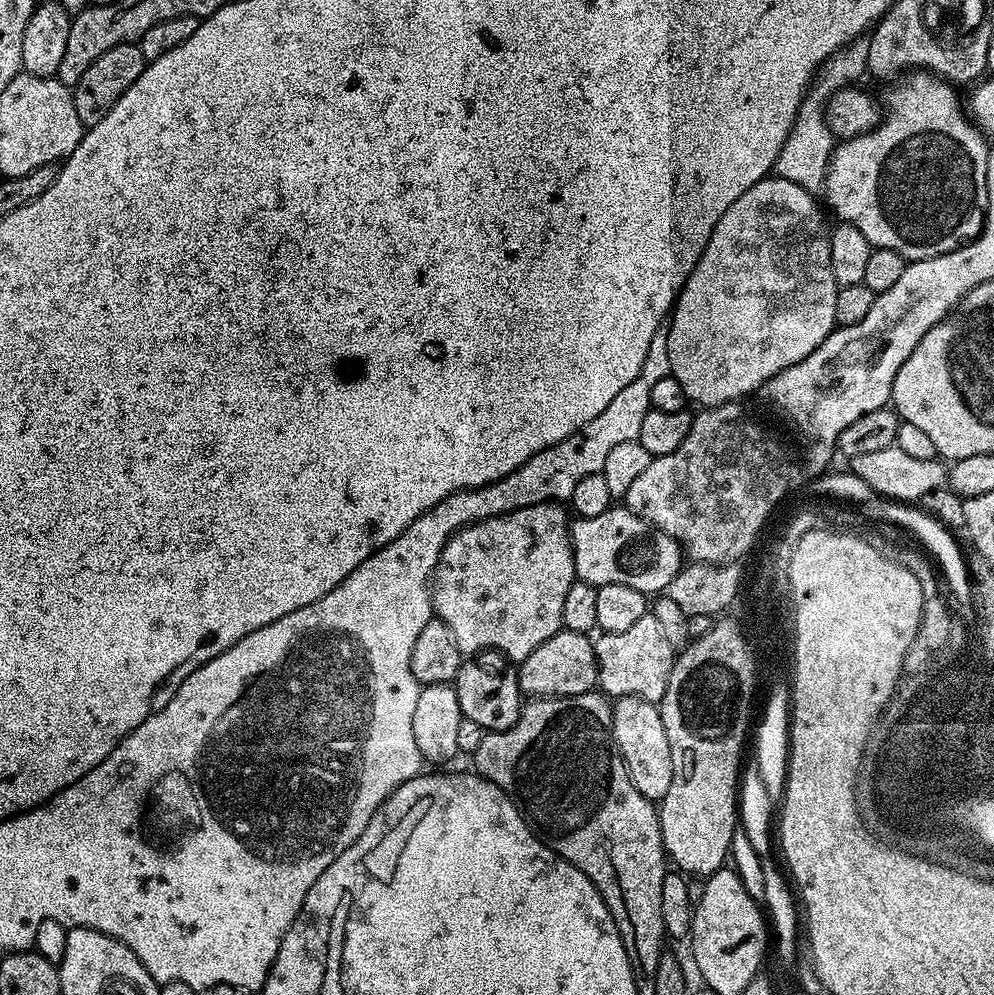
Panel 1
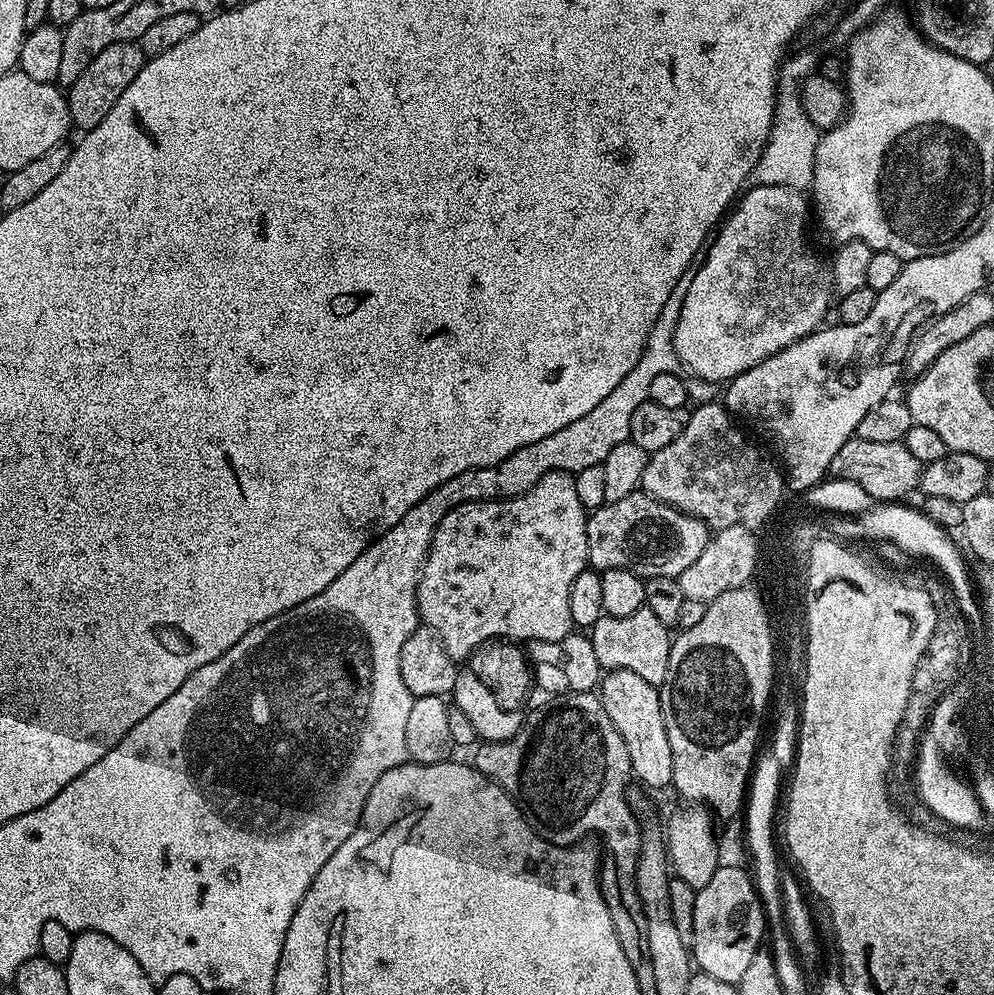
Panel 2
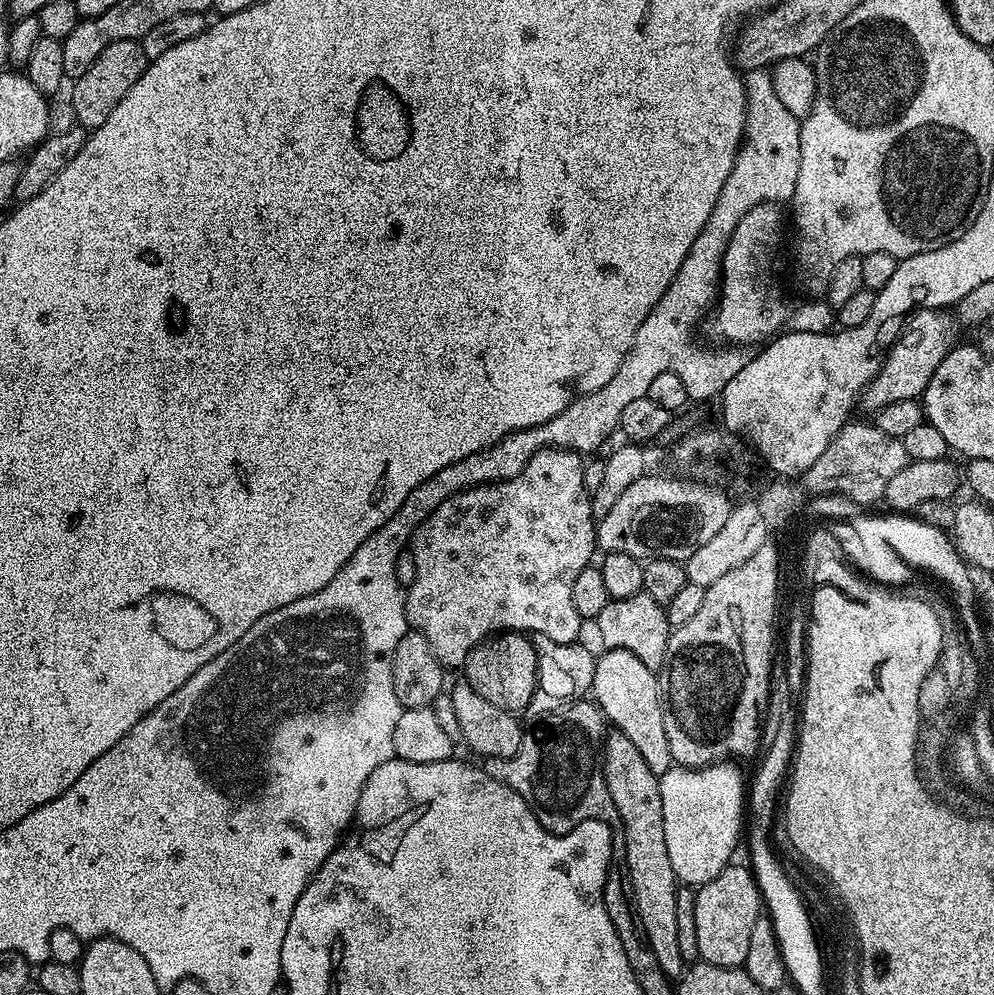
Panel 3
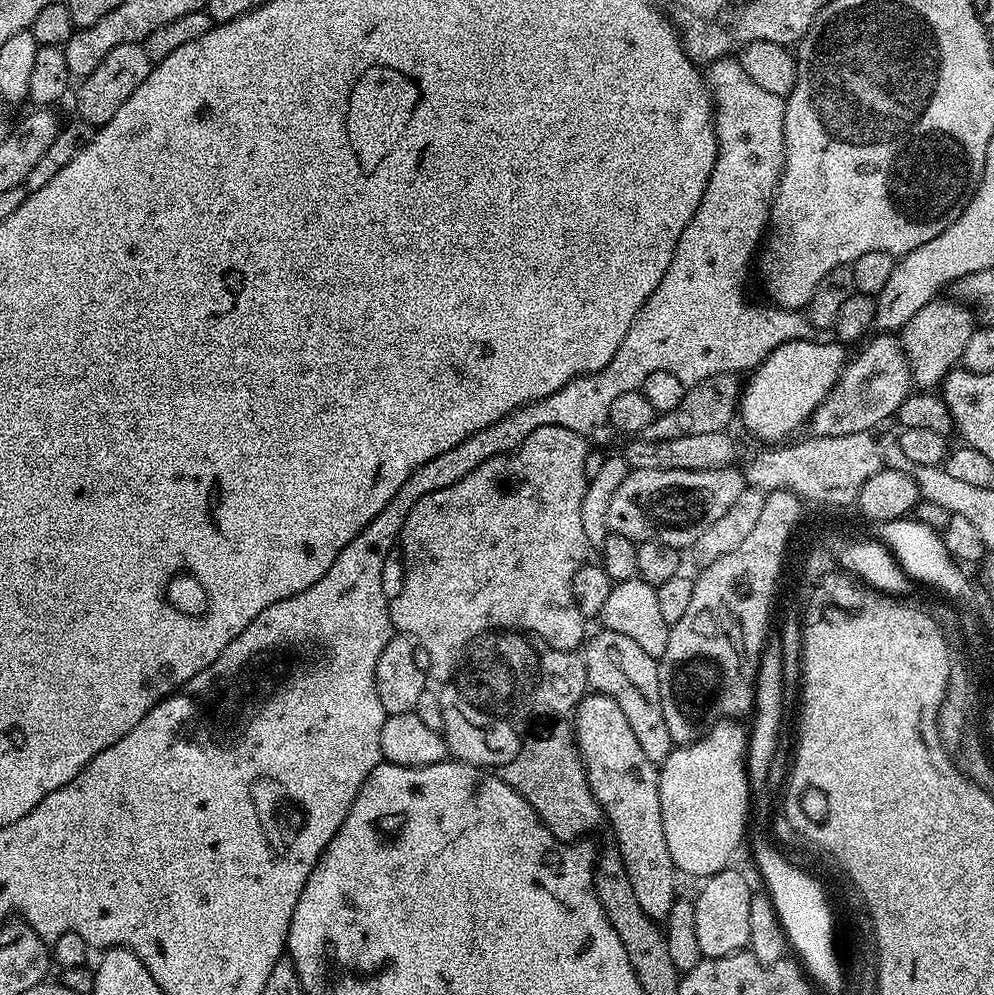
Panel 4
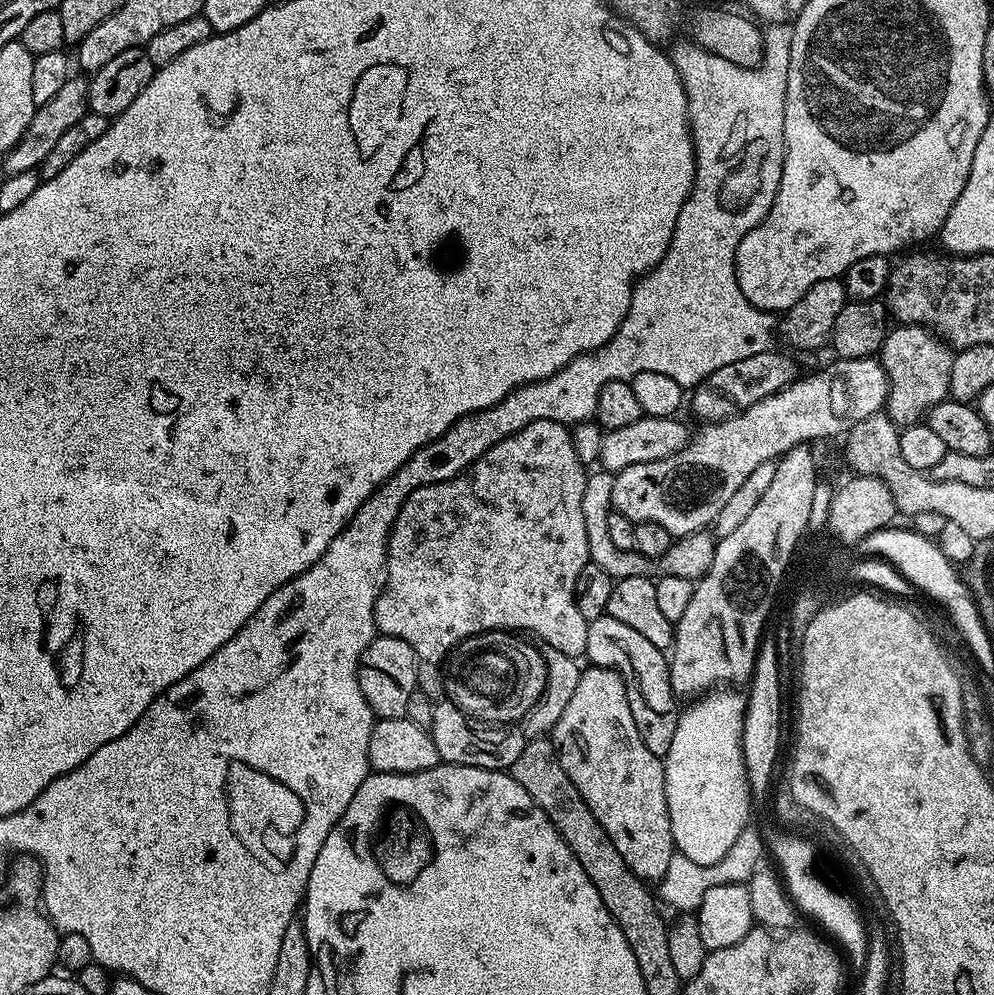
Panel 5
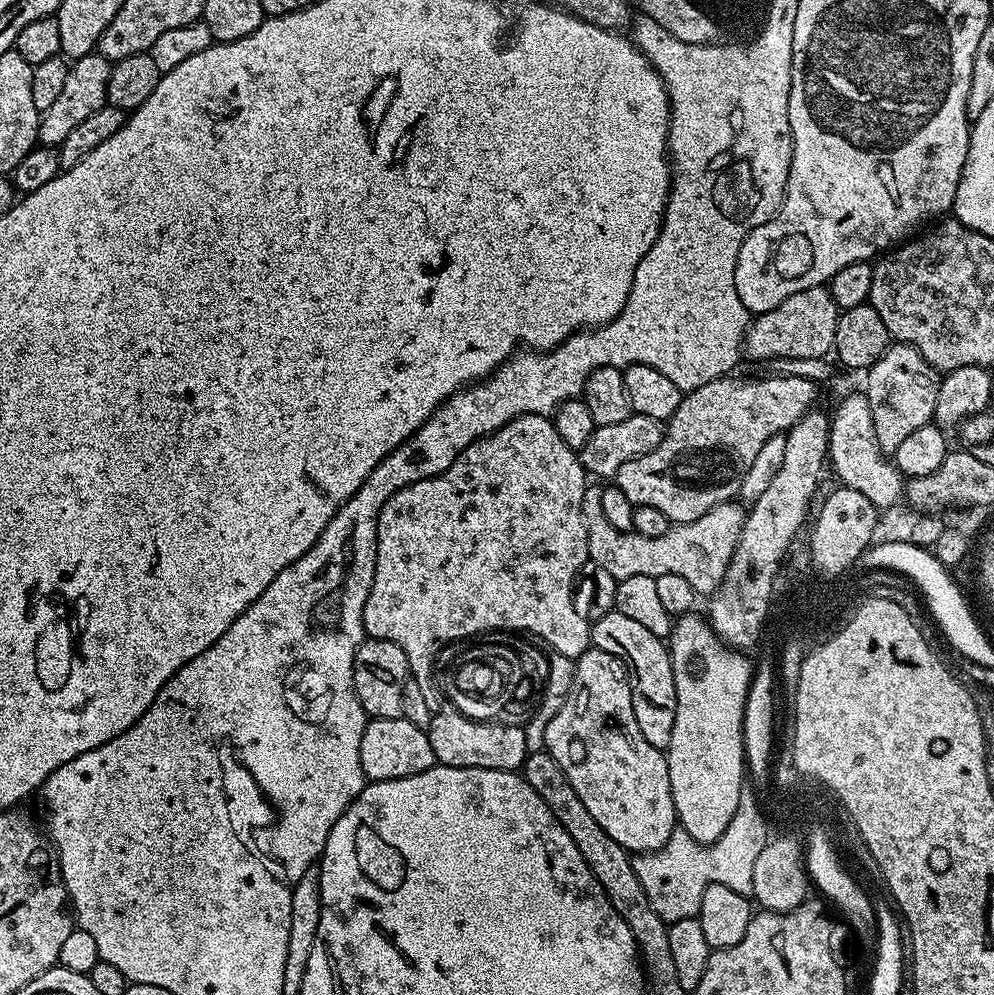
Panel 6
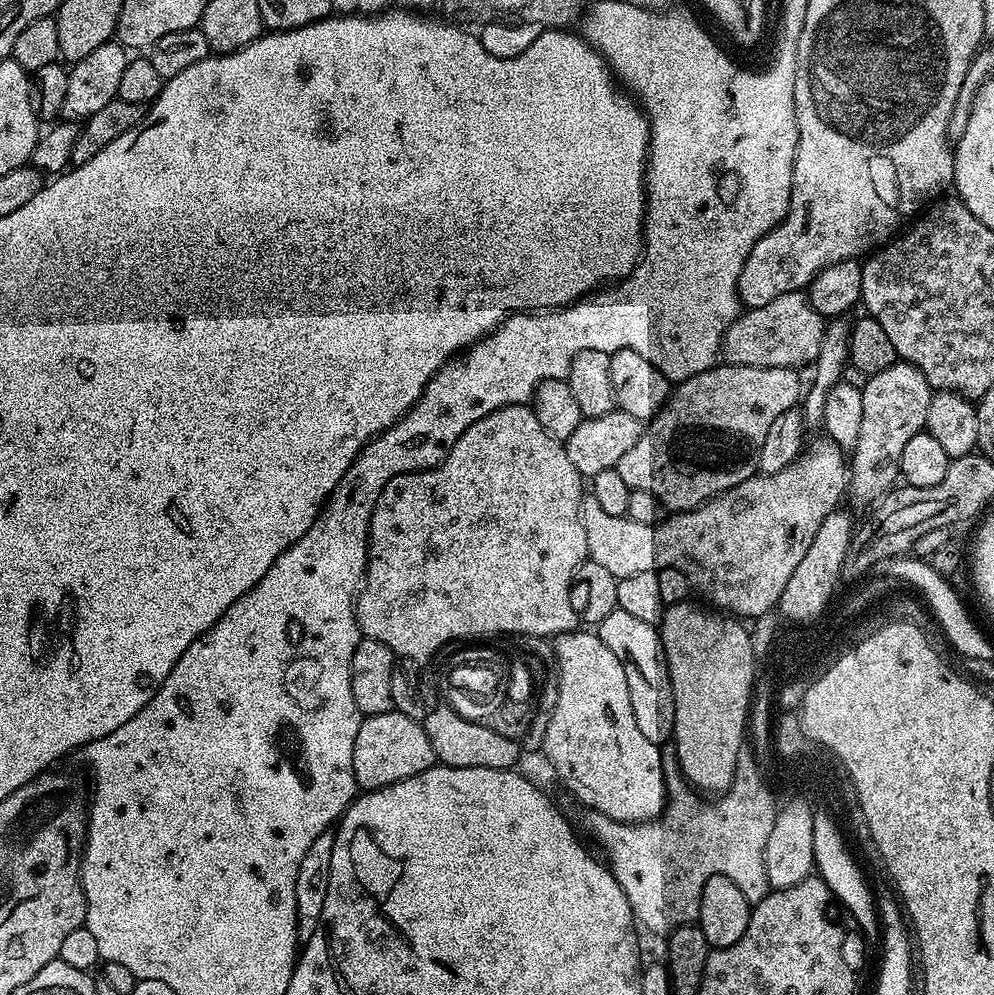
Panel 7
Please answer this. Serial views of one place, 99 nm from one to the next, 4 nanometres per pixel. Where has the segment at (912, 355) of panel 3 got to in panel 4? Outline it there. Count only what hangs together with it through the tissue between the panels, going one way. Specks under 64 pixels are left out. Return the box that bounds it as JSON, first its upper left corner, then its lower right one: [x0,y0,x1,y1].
[811,334,913,436]

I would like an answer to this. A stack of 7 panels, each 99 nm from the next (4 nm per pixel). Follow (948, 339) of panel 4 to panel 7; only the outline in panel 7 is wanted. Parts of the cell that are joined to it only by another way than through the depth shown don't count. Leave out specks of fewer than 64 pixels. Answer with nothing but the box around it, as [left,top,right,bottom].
[850,362,934,505]

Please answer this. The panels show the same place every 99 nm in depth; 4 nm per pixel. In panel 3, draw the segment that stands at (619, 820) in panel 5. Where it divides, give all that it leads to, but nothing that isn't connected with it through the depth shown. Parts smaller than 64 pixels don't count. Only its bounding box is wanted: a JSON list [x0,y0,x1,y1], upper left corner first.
[604,730,686,978]

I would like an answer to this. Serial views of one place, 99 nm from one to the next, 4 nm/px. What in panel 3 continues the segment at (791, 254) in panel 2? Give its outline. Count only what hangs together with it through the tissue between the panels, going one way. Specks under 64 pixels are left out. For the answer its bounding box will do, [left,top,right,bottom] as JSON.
[707,204,790,346]

